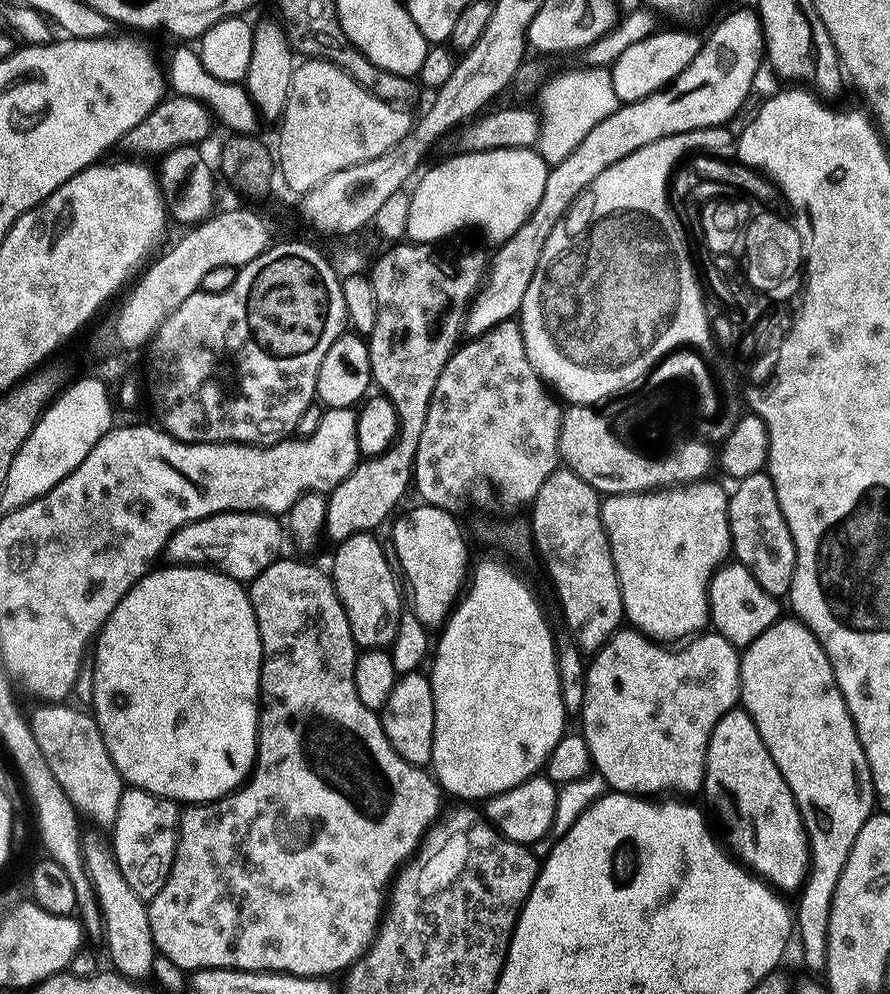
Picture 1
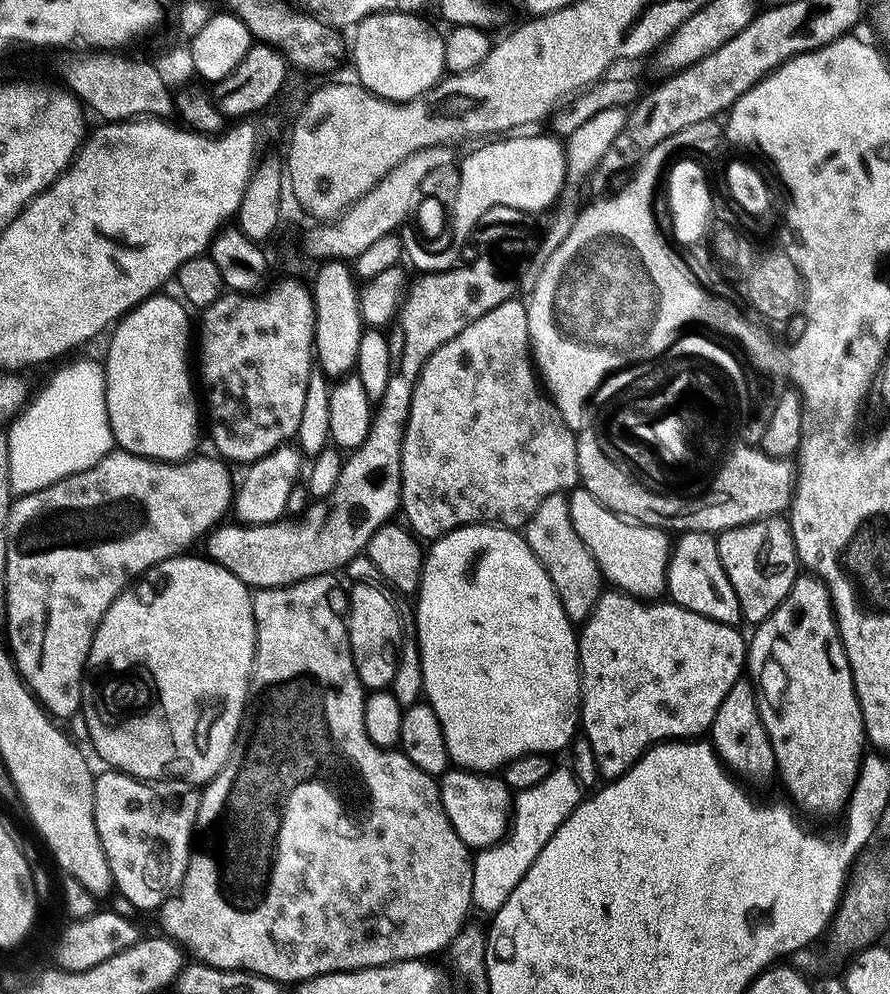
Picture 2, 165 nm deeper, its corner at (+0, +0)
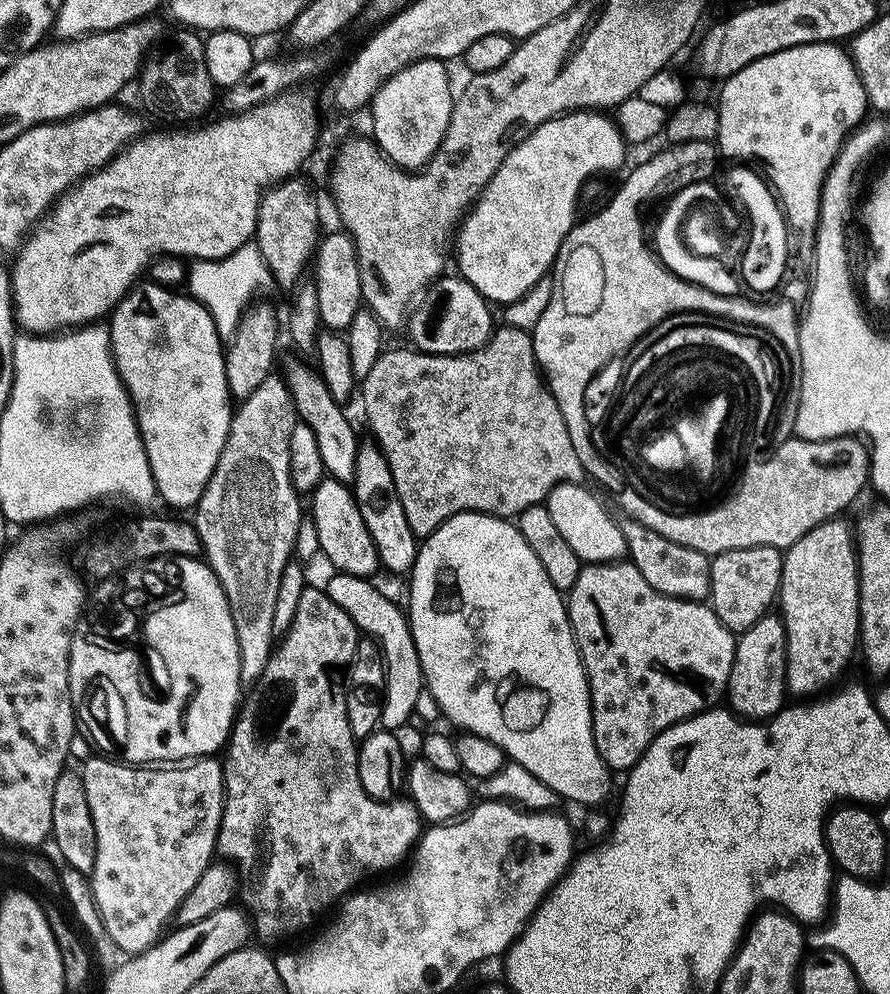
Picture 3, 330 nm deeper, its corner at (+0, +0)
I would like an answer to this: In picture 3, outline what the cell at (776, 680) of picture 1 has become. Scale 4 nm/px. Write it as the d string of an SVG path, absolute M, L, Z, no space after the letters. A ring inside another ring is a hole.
M844 518L828 520L822 526L810 530L806 538L802 538L784 552L778 612L784 621L788 639L789 693L793 697L800 696L796 698L816 698L827 693L833 686L839 685L844 671L851 666L855 656L857 659L858 649L861 647L860 558L851 523L848 525Z

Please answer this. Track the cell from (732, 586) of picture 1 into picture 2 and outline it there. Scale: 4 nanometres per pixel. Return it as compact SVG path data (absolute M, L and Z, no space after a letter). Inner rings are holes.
M686 532L673 543L668 563L667 595L678 607L702 614L702 618L710 618L719 624L736 626L744 620L742 602L738 602L738 593L734 591L718 554L718 539L710 532Z

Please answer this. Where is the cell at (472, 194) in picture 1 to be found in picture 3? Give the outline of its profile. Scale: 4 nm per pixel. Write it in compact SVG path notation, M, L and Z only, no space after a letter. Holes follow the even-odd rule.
M596 110L587 112L569 112L558 117L556 120L546 122L540 127L536 133L528 140L523 140L514 151L504 159L504 165L498 170L498 174L494 174L494 178L484 188L484 192L476 201L474 207L467 213L466 219L463 221L462 227L458 232L458 244L460 240L460 270L459 275L468 280L481 292L485 299L493 305L507 306L516 304L518 301L526 298L536 286L538 282L546 277L555 269L556 260L560 256L560 251L564 245L564 239L572 232L578 223L576 217L576 207L580 204L580 195L584 192L584 187L588 184L591 176L604 176L607 172L616 172L624 164L624 155L630 151L629 145L626 143L623 134L620 132L620 125L613 117L608 114L601 114Z

